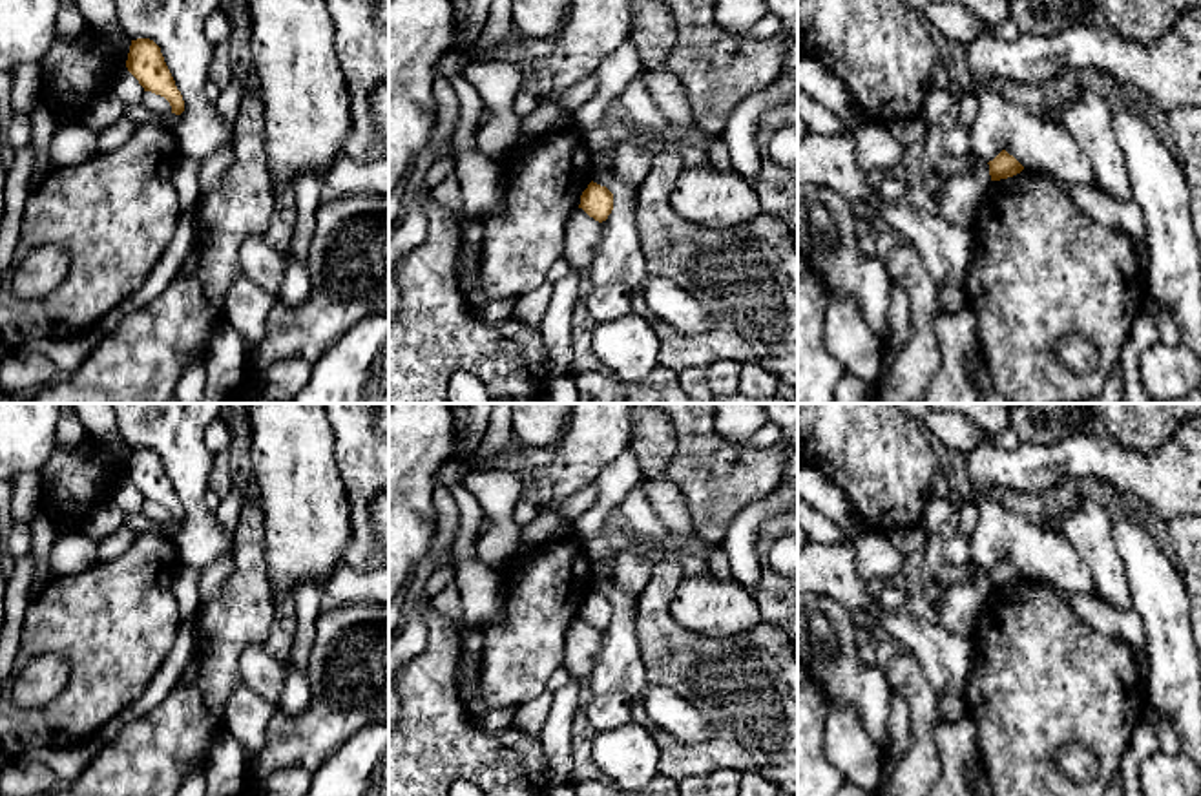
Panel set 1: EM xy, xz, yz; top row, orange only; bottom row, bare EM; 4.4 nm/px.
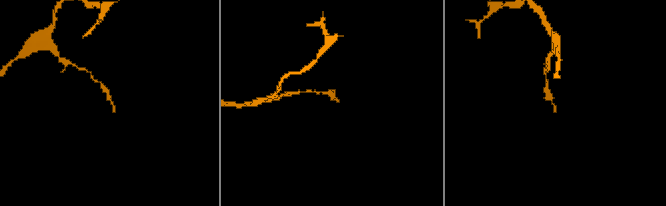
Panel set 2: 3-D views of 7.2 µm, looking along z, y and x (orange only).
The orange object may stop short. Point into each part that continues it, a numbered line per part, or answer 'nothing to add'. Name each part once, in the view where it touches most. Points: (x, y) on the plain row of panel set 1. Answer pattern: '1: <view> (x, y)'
nothing to add

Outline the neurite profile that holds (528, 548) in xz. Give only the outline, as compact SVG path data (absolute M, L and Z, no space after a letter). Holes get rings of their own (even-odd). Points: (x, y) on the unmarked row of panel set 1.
M568 524L568 526L562 526L559 528L557 531L553 531L546 540L540 540L540 542L520 542L520 555L527 555L527 557L533 557L537 555L546 544L549 542L555 542L559 539L564 539L568 535L573 533L573 526Z

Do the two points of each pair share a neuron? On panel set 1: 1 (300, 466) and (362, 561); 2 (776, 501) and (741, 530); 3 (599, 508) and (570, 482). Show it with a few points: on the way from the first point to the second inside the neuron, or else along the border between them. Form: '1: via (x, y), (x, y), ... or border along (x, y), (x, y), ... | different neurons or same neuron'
1: border along (347, 495), (351, 537), (342, 559) | different neurons
2: via (767, 508), (751, 521) | same neuron
3: border along (623, 451), (594, 482) | different neurons

